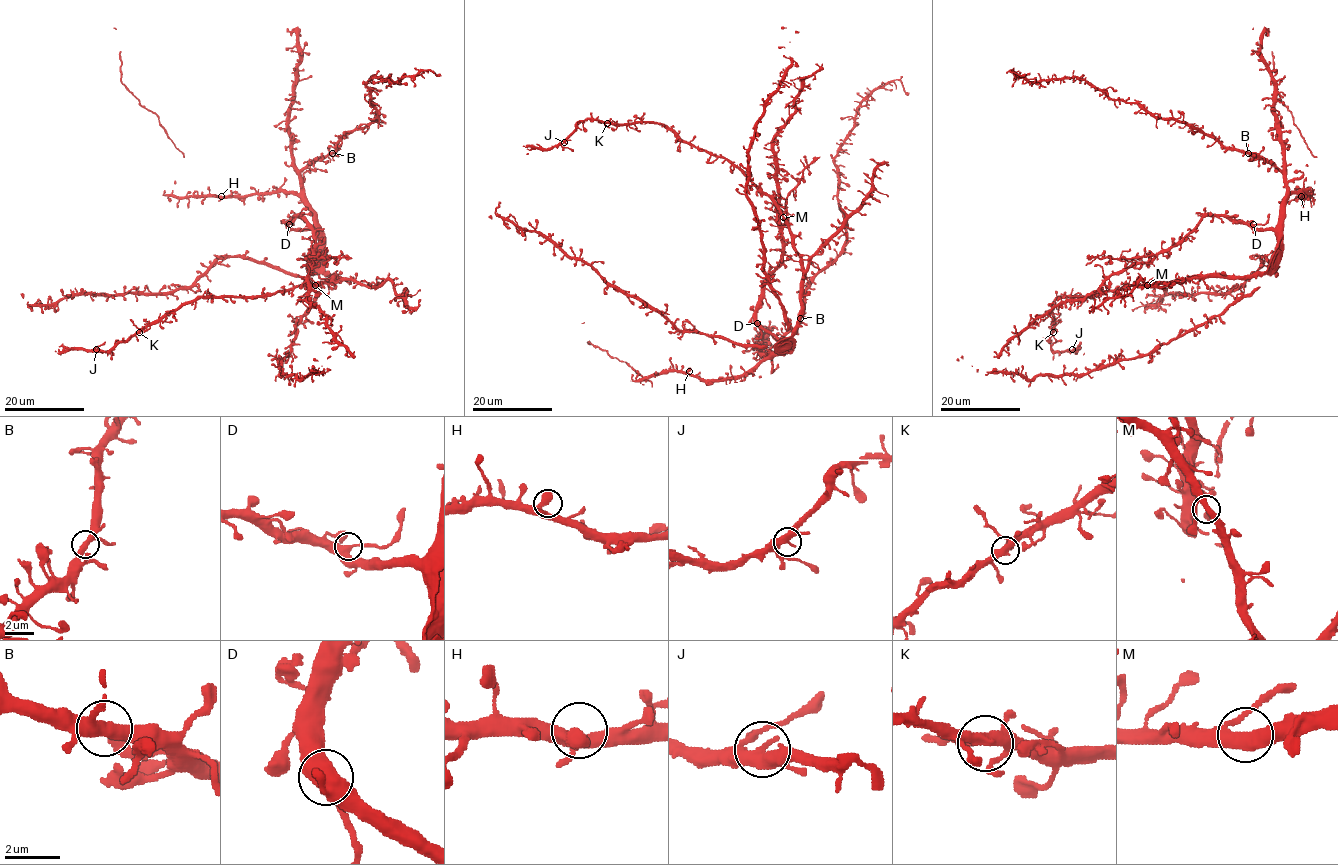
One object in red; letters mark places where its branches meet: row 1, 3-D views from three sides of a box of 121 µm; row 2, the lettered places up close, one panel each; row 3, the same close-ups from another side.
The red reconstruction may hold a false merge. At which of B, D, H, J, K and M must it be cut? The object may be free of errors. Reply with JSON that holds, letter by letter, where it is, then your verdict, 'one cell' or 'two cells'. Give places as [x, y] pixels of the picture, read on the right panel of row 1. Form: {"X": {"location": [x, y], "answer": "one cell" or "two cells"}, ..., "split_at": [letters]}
{"B": {"location": [1248, 153], "answer": "one cell"}, "D": {"location": [1253, 224], "answer": "one cell"}, "H": {"location": [1301, 196], "answer": "one cell"}, "J": {"location": [1072, 349], "answer": "one cell"}, "K": {"location": [1053, 332], "answer": "one cell"}, "M": {"location": [1147, 285], "answer": "one cell"}, "split_at": []}

